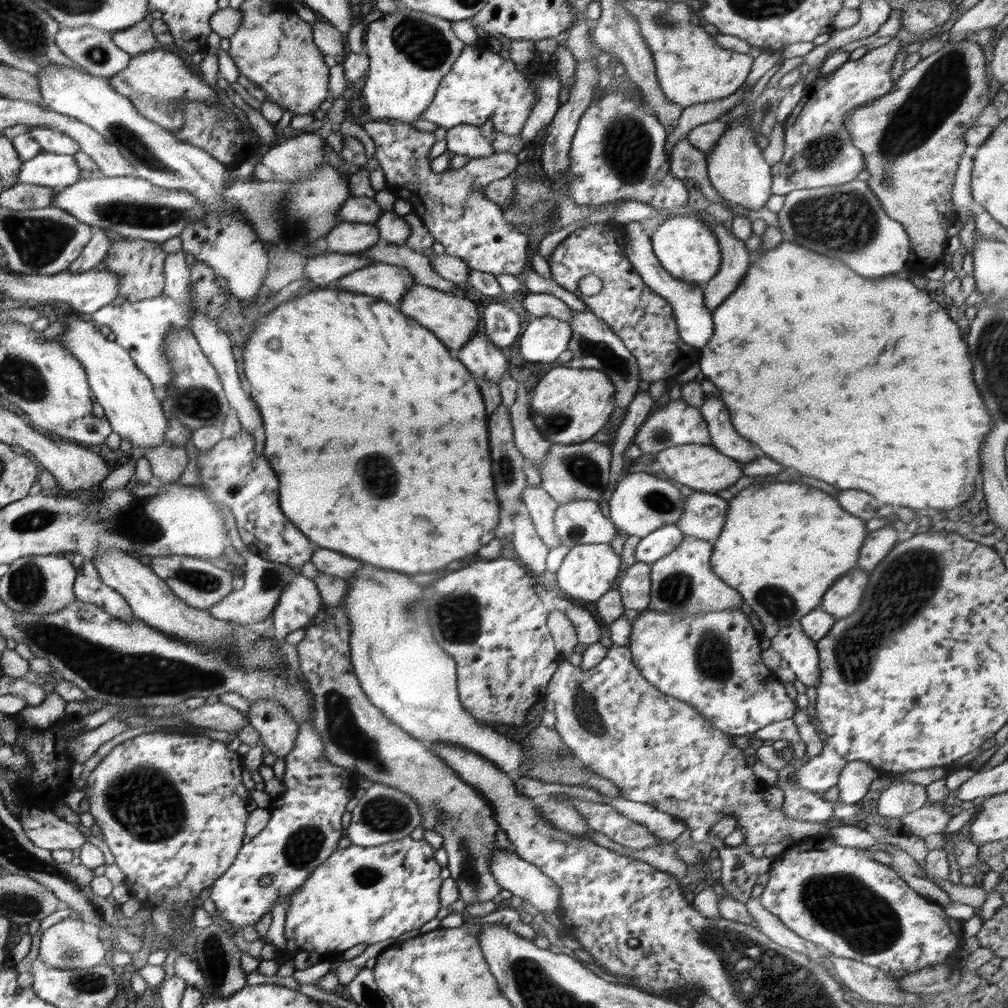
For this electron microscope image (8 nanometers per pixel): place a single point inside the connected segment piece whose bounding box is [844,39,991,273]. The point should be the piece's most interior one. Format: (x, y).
(912, 139)

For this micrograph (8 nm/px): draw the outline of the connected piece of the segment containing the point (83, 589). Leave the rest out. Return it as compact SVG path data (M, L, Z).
M82 554L69 556L72 566L76 570L74 596L82 602L89 602L105 609L110 616L124 621L136 619L128 606L126 599L112 587L104 584L95 570L93 560Z

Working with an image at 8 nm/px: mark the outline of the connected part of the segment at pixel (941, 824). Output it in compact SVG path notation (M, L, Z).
M939 803L922 806L922 808L906 814L906 816L900 816L900 820L912 834L924 838L930 834L936 834L936 832L943 832L955 812Z

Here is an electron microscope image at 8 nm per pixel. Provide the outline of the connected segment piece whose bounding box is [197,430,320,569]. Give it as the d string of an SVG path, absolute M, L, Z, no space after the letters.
M242 430L231 440L222 438L219 444L208 455L200 455L198 467L200 468L199 479L202 479L203 486L210 493L216 503L222 503L233 513L237 529L244 542L244 547L254 554L271 562L288 564L298 569L304 564L311 562L314 550L320 546L310 541L292 521L286 518L279 506L279 481L276 473L272 471L270 464L262 457L254 453L255 440L248 437Z

